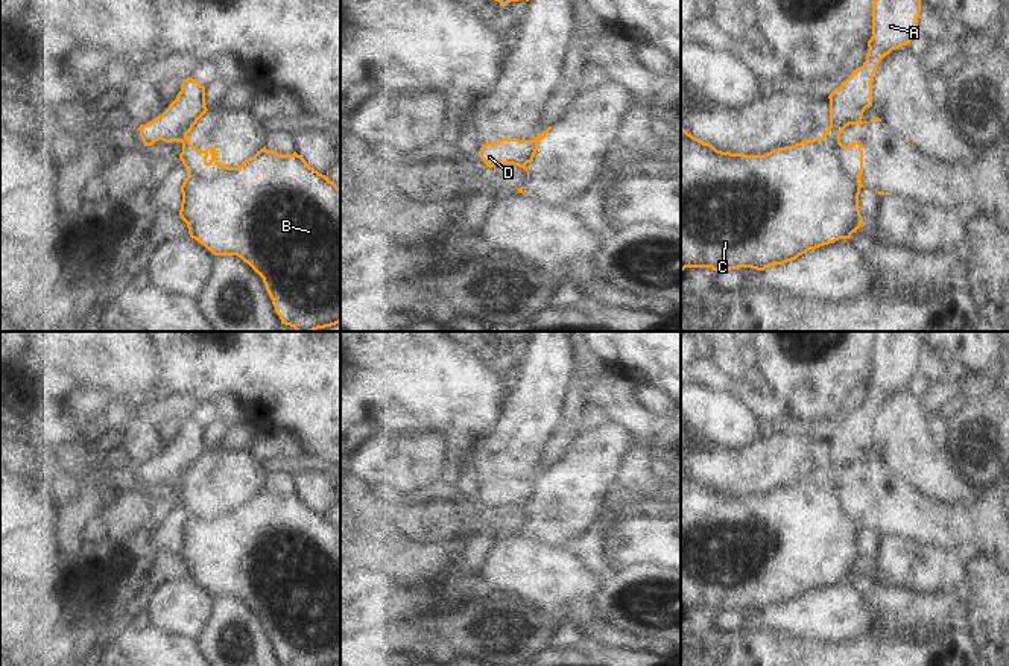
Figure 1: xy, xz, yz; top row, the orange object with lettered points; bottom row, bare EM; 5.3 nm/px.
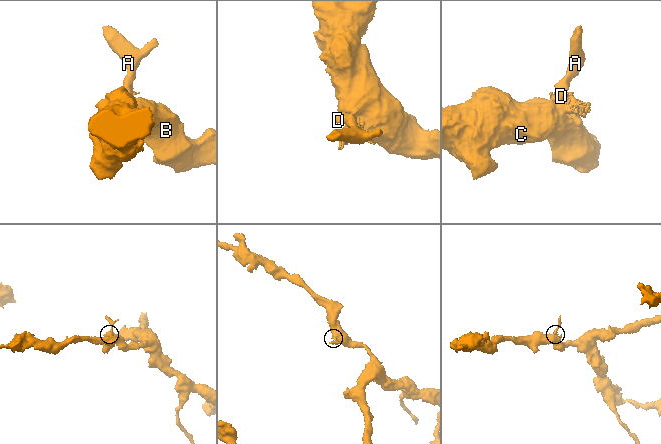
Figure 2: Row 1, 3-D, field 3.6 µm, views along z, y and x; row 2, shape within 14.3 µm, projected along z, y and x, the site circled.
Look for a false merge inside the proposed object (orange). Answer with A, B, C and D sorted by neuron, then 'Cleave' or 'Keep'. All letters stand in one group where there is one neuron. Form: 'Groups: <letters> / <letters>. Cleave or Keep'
Groups: A D / B C. Cleave

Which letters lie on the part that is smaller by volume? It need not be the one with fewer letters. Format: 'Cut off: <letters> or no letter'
Cut off: A, D

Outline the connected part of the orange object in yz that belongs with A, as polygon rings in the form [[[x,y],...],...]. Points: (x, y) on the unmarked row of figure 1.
[[[877,331],[872,344],[872,377],[866,401],[830,436],[830,464],[842,470],[862,461],[872,447],[872,421],[880,401],[892,391],[910,385],[918,374],[921,339],[916,331]]]

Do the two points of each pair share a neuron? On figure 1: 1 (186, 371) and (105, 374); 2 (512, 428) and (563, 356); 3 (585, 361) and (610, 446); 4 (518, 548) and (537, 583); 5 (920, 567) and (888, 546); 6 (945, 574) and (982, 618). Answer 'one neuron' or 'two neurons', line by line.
1: two neurons
2: one neuron
3: two neurons
4: one neuron
5: one neuron
6: two neurons

